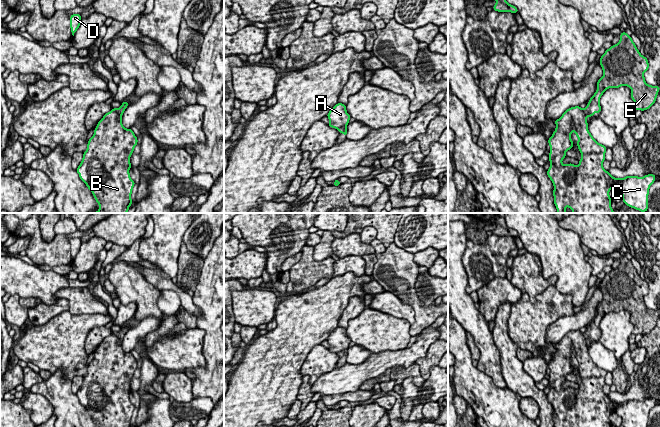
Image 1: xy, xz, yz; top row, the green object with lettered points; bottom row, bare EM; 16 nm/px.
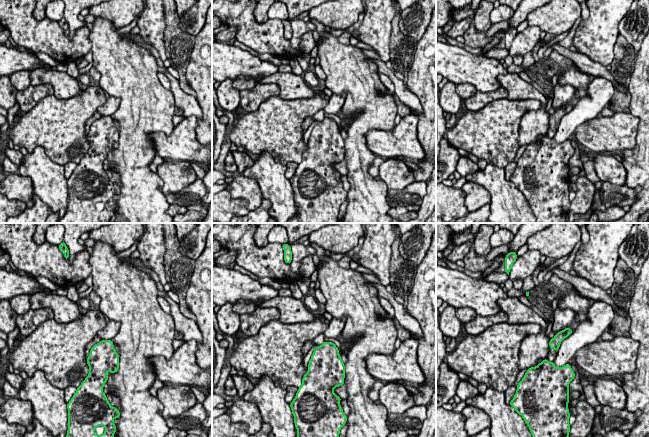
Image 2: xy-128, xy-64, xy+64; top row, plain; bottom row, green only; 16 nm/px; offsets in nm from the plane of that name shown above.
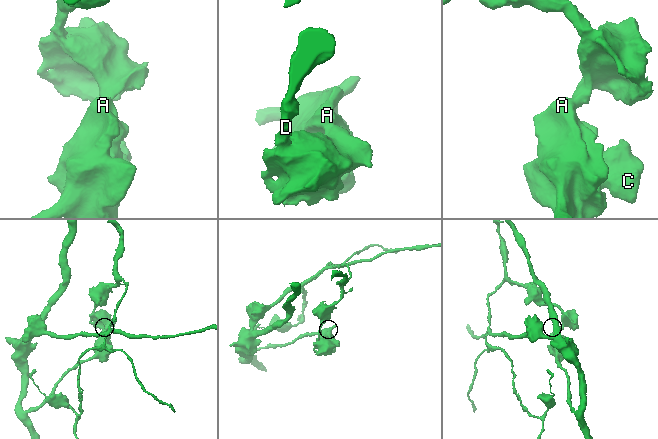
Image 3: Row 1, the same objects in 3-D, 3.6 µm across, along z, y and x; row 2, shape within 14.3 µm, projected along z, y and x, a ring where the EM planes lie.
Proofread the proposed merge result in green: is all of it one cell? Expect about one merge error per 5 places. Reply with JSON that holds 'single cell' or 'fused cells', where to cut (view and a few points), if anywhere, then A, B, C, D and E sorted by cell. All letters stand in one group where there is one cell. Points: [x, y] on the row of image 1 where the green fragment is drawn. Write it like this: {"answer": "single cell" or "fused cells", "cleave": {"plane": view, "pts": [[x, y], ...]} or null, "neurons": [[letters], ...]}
{"answer": "fused cells", "cleave": {"plane": "xz", "pts": [[346, 124], [337, 129]]}, "neurons": [["A", "B", "C"], ["D", "E"]]}

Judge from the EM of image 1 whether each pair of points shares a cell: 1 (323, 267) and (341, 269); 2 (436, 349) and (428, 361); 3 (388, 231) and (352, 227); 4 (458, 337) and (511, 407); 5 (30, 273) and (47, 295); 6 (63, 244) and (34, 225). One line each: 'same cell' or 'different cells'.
1: different cells
2: same cell
3: same cell
4: same cell
5: same cell
6: same cell

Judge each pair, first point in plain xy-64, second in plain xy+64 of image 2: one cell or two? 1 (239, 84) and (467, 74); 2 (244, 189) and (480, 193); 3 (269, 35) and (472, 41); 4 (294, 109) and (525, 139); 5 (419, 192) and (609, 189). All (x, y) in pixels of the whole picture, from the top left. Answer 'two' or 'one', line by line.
1: two
2: one
3: one
4: two
5: one

